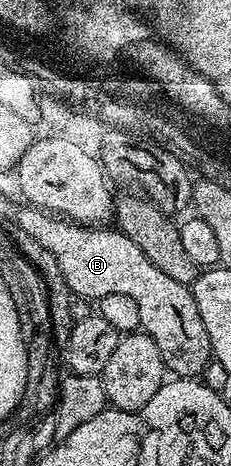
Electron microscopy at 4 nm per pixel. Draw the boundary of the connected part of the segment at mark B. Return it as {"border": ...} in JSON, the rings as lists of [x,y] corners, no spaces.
{"border":[[[23,207],[16,212],[17,227],[32,234],[51,251],[53,263],[57,264],[75,297],[128,294],[128,298],[136,302],[136,310],[140,310],[141,331],[156,342],[156,350],[160,350],[167,373],[178,378],[203,375],[212,361],[210,339],[208,330],[204,330],[204,322],[200,322],[194,293],[187,285],[176,282],[176,278],[168,278],[164,270],[156,270],[156,266],[148,262],[144,250],[123,232],[94,232],[98,230],[90,226],[71,226],[40,208]]]}

